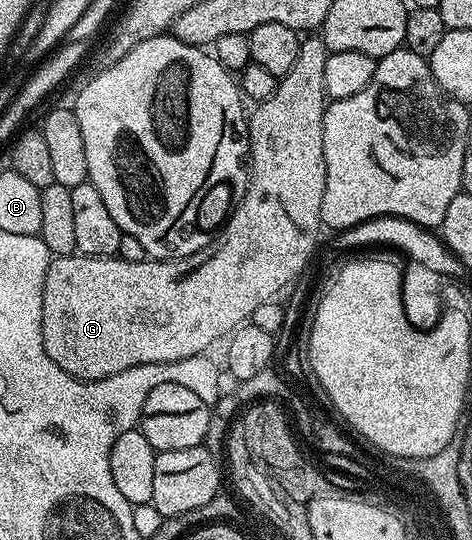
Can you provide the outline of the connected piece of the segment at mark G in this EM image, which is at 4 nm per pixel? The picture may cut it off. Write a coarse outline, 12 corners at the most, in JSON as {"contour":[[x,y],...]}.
{"contour":[[326,46],[248,119],[204,249],[51,258],[44,349],[107,379],[209,352],[323,230]]}

